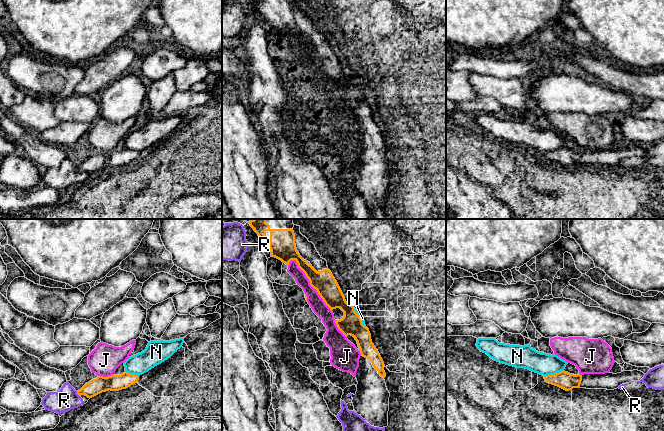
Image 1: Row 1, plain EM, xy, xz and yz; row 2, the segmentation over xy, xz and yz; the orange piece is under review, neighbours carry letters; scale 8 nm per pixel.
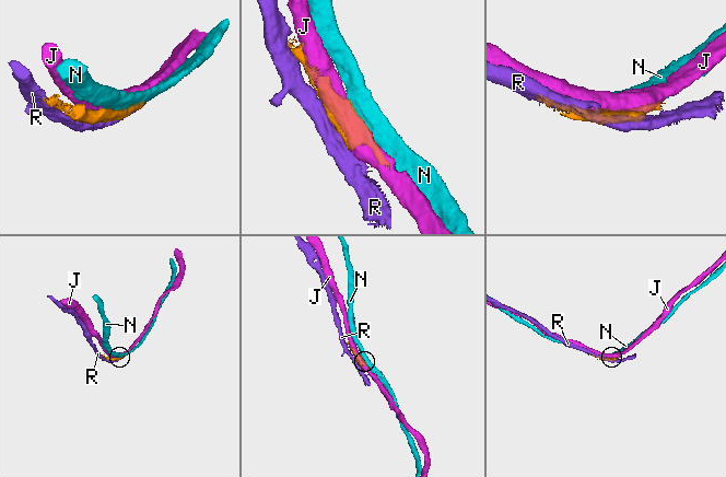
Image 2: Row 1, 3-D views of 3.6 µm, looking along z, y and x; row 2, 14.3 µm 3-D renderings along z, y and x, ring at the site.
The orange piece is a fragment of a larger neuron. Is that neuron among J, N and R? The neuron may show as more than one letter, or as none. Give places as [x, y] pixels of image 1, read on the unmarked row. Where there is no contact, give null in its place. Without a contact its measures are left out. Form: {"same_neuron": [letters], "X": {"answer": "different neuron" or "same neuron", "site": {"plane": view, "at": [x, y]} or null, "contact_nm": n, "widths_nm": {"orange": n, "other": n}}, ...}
{"same_neuron": [], "J": {"answer": "different neuron", "site": {"plane": "xz", "at": [310, 60]}, "contact_nm": 550, "widths_nm": {"orange": 180, "other": 120}}, "N": {"answer": "different neuron", "site": {"plane": "yz", "at": [554, 150]}, "contact_nm": 170, "widths_nm": {"orange": 140, "other": 180}}, "R": {"answer": "different neuron", "site": {"plane": "xy", "at": [77, 169]}, "contact_nm": 50, "widths_nm": {"orange": 130, "other": 180}}}

